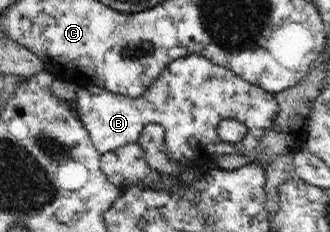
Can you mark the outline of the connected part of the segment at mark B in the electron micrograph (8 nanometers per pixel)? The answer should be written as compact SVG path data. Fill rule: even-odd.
M189 54L168 63L155 78L151 87L147 88L139 97L132 98L95 85L88 85L86 87L80 86L77 89L75 101L77 102L78 116L100 154L128 144L138 143L138 137L142 134L143 128L147 124L158 123L164 127L165 152L169 152L171 158L179 161L191 160L199 166L211 162L215 156L221 157L227 154L243 155L250 160L255 160L259 141L275 123L278 116L278 103L274 93L249 83L233 71L217 65L199 54ZM224 119L237 119L247 126L244 139L237 145L231 145L219 139L217 123L221 123Z

